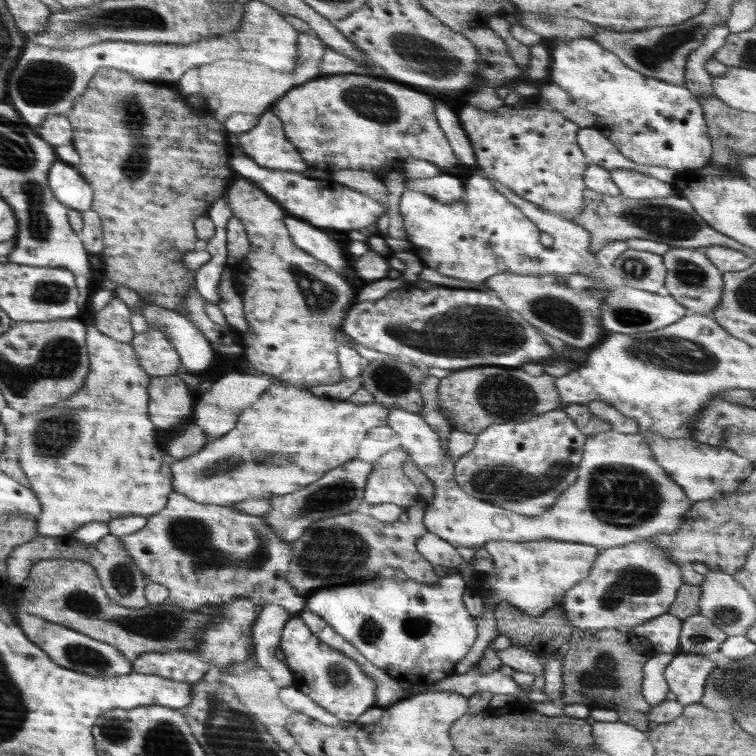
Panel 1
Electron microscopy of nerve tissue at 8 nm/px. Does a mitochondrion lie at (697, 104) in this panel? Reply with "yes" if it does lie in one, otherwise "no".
no

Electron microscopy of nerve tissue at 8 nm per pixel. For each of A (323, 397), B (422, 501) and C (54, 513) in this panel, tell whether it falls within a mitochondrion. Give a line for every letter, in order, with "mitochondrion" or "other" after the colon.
A: other
B: other
C: other

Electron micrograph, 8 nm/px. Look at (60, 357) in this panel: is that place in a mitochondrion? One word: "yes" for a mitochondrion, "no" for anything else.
yes

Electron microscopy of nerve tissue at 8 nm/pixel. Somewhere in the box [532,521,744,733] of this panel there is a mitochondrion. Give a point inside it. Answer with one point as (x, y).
(600, 680)

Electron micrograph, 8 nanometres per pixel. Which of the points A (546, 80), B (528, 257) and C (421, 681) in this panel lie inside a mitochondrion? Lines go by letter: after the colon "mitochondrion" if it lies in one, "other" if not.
A: other
B: mitochondrion
C: other

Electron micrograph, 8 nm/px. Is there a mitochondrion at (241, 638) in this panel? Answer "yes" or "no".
no

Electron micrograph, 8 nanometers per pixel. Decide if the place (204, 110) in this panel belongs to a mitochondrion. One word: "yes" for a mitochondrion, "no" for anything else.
no

